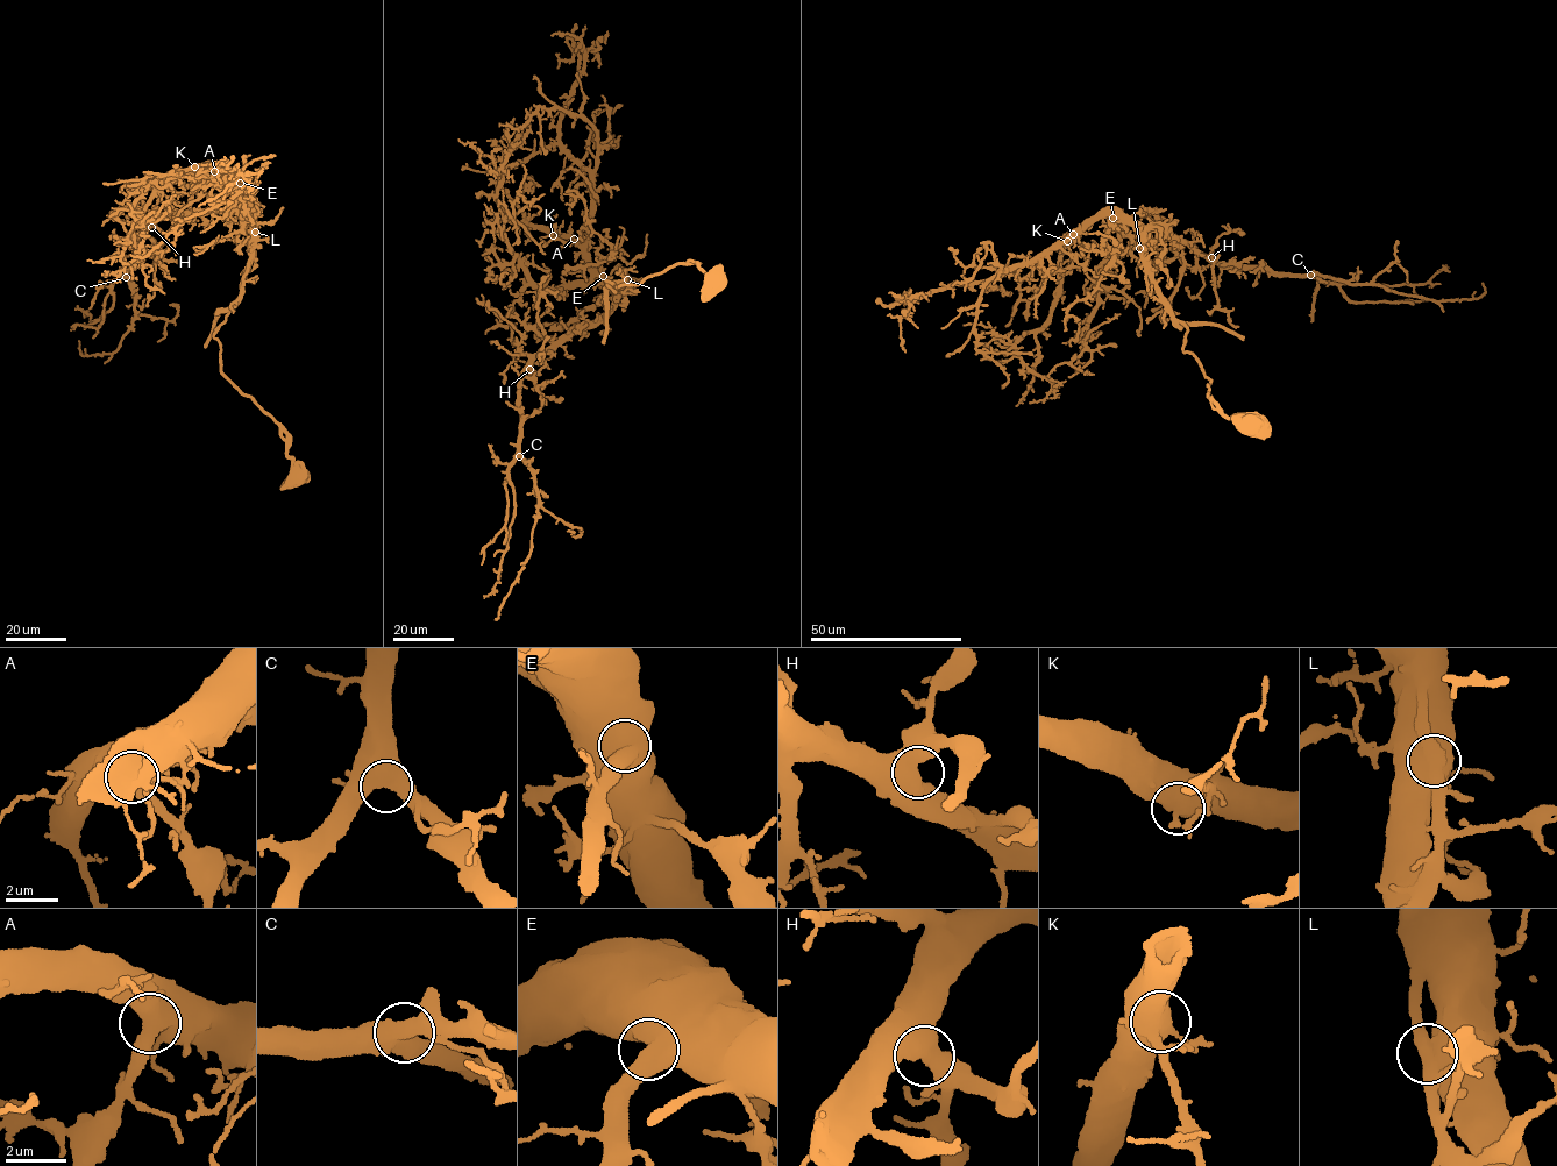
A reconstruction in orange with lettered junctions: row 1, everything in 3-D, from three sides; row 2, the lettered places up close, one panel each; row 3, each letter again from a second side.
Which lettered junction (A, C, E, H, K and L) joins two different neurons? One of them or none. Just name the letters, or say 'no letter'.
no letter

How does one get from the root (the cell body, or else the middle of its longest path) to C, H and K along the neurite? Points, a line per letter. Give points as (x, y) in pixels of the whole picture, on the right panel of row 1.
C: (1251, 424), (1208, 397), (1144, 232), (1225, 265), (1310, 275)
H: (1251, 424), (1208, 397), (1200, 361), (1184, 350), (1187, 328), (1150, 271), (1144, 232), (1159, 228), (1211, 257)
K: (1251, 424), (1208, 397), (1134, 226), (1102, 215), (1067, 241)

